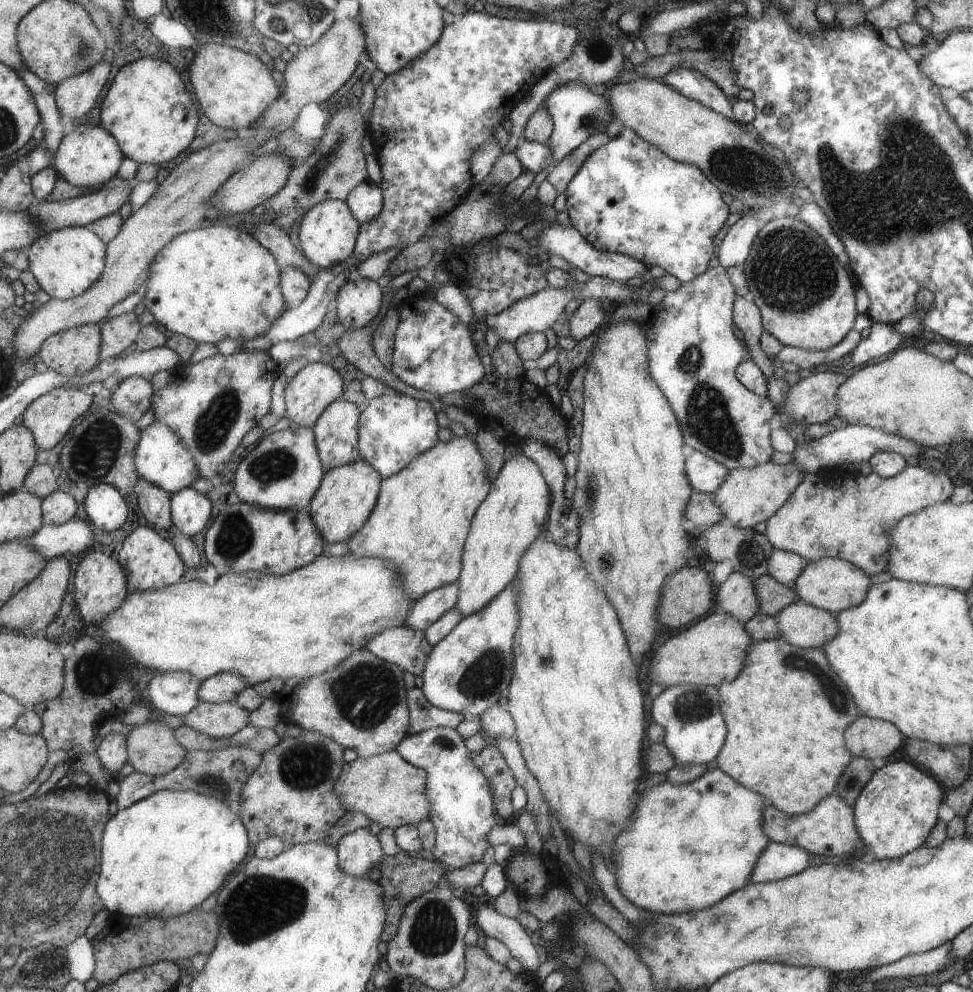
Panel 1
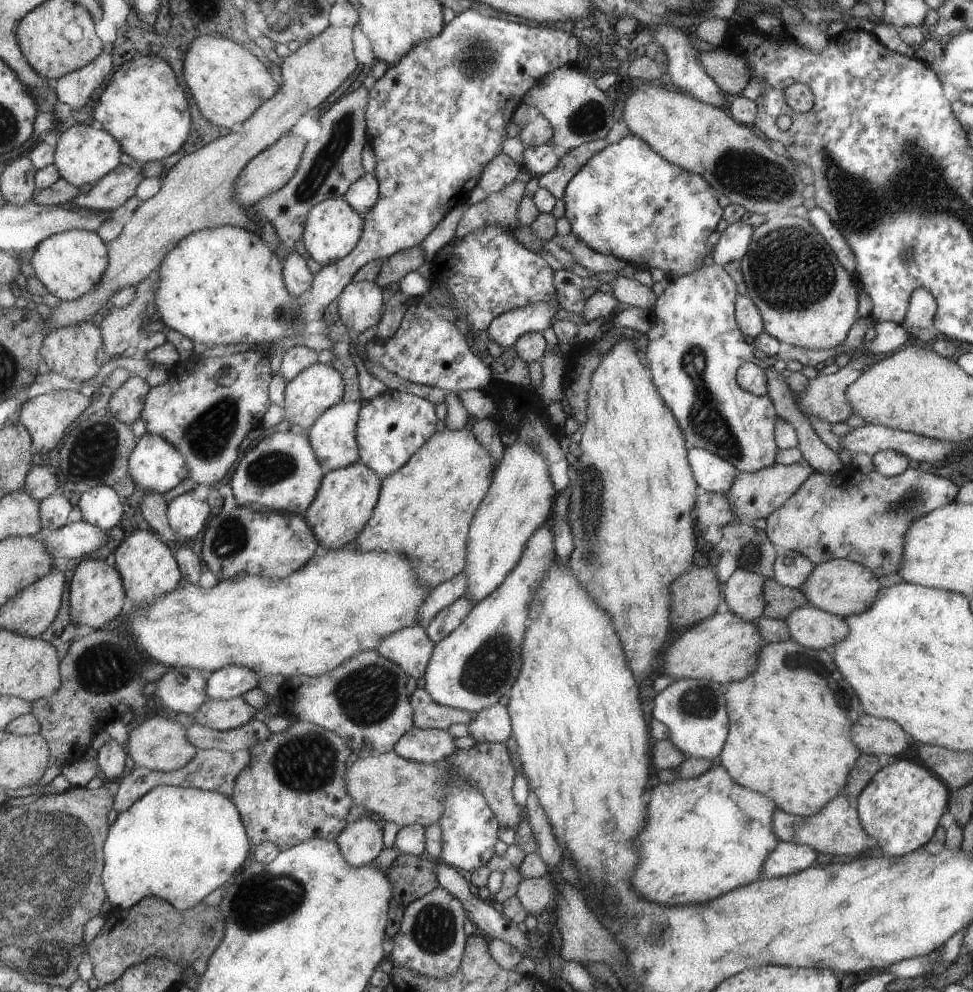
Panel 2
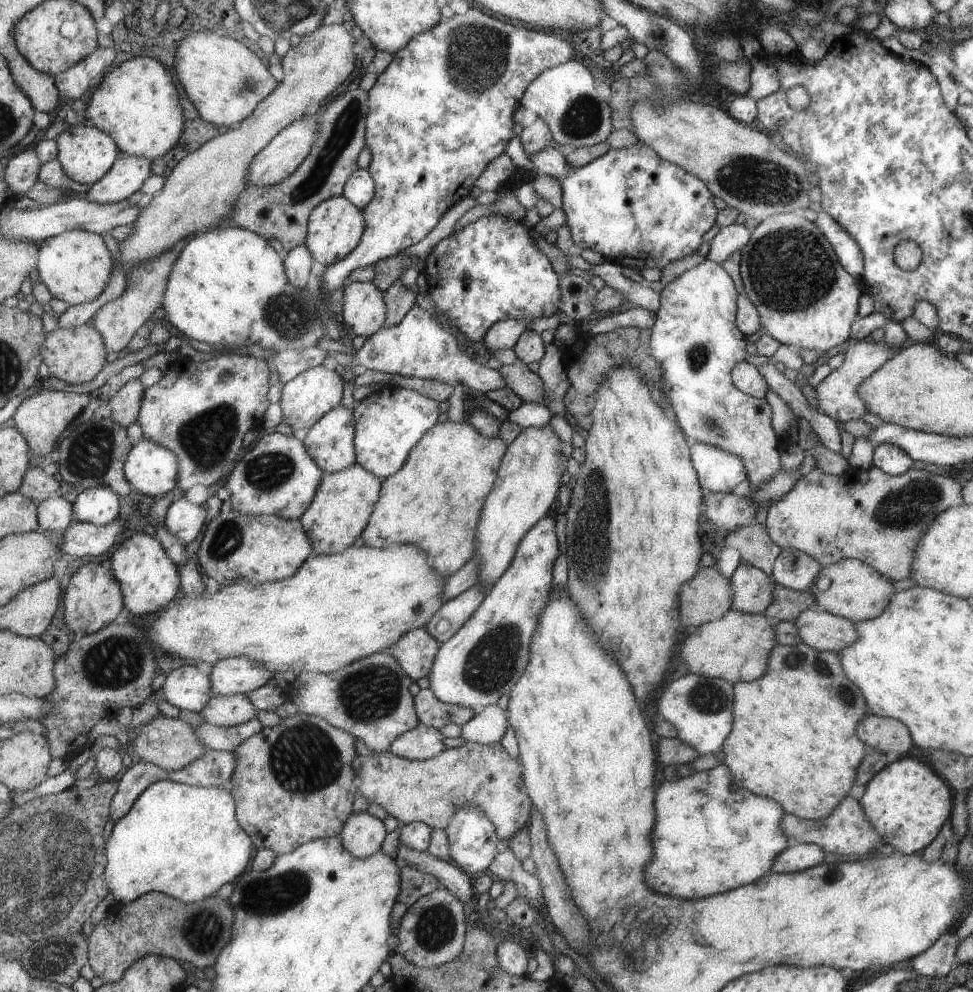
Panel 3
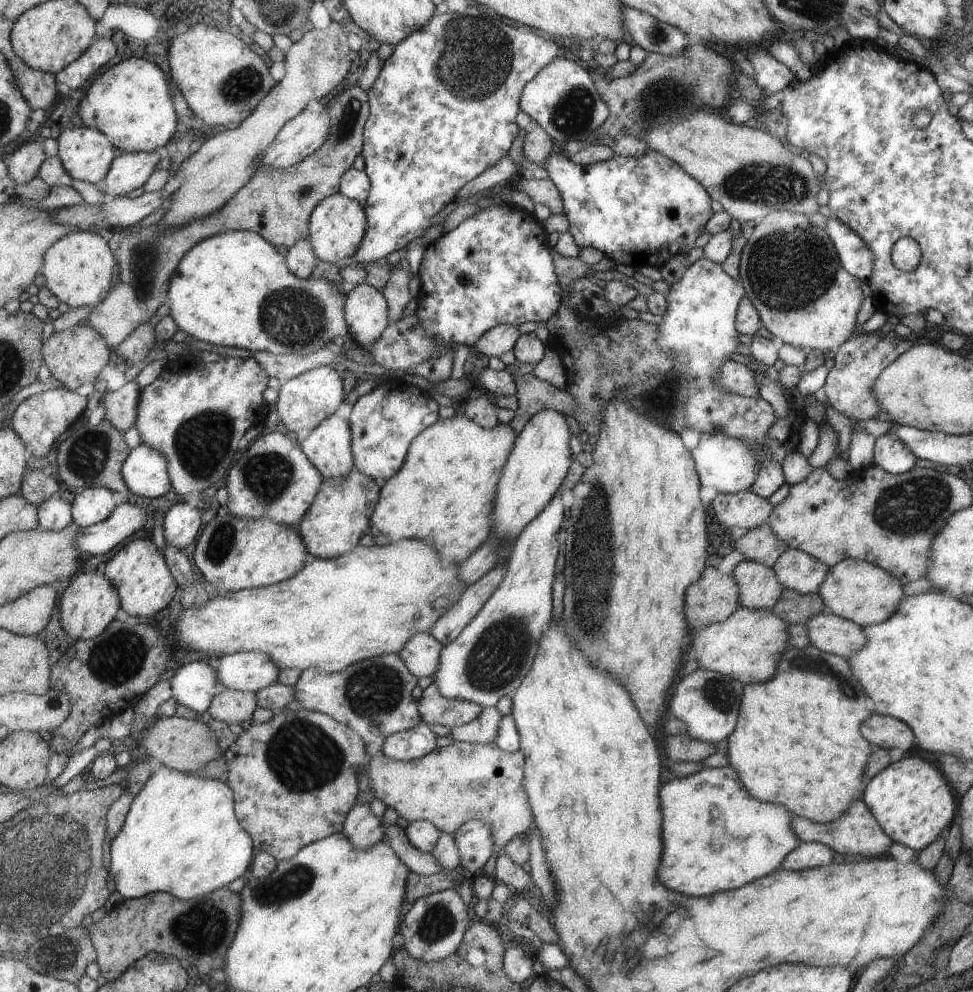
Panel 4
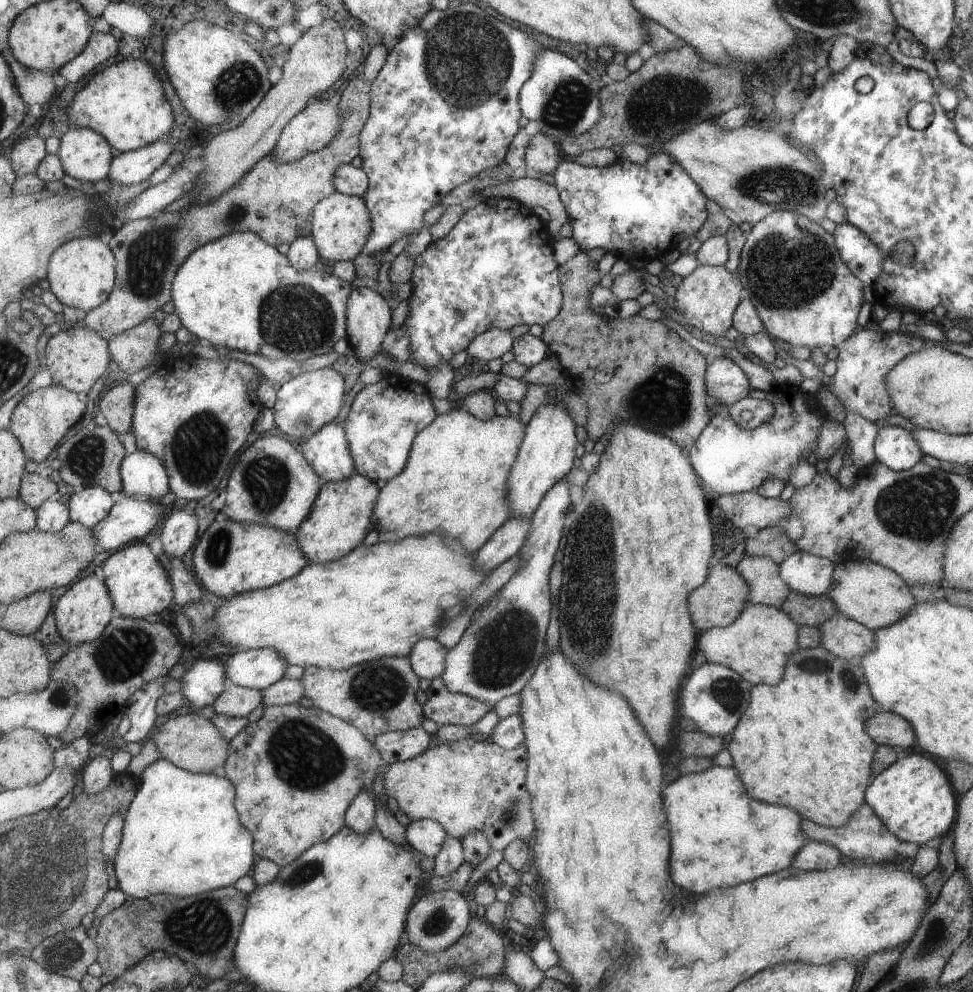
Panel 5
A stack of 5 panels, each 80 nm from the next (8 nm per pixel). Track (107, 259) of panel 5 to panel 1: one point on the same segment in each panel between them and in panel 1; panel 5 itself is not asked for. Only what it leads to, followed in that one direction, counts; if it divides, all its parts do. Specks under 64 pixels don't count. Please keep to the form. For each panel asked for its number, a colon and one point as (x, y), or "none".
1: (67, 261)
2: (71, 263)
3: (76, 265)
4: (79, 268)

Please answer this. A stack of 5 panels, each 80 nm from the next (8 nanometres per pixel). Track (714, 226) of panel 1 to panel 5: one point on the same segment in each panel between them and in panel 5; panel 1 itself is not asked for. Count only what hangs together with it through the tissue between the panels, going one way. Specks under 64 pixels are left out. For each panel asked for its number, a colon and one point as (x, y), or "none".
2: (628, 202)
3: (637, 210)
4: (641, 211)
5: (628, 210)

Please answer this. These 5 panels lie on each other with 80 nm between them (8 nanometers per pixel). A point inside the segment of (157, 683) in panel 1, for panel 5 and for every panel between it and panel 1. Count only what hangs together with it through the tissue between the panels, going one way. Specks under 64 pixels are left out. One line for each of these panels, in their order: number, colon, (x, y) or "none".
2: (183, 689)
3: (187, 687)
4: (195, 685)
5: (205, 681)

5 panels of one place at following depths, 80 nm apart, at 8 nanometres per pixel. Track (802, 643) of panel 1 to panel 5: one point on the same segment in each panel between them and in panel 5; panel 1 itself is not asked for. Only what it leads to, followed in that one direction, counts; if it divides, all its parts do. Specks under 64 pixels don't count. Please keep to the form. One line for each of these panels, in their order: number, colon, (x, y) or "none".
2: (810, 627)
3: (821, 630)
4: (831, 634)
5: (843, 637)

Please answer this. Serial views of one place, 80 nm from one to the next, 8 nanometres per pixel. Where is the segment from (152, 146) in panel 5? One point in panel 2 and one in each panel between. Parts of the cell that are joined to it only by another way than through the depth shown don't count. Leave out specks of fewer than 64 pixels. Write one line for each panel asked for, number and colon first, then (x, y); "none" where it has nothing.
2: (112, 191)
3: (128, 175)
4: (129, 171)

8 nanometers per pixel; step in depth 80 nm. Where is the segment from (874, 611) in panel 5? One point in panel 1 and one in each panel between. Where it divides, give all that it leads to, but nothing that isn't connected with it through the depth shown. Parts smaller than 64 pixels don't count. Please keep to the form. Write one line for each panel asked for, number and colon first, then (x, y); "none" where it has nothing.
1: (834, 585)
2: (851, 589)
3: (856, 591)
4: (856, 590)

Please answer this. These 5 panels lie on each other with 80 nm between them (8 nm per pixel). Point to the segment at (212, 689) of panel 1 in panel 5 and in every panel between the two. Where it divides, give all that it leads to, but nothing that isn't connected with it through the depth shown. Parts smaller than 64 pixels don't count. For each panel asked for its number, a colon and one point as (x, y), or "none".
2: (232, 680)
3: (242, 674)
4: (246, 671)
5: (255, 668)

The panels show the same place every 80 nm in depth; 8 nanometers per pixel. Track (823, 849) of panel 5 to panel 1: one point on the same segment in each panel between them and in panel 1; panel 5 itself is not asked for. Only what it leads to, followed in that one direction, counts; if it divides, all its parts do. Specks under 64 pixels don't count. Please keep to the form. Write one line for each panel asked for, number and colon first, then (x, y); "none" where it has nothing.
1: (778, 860)
2: (786, 858)
3: (796, 857)
4: (806, 855)

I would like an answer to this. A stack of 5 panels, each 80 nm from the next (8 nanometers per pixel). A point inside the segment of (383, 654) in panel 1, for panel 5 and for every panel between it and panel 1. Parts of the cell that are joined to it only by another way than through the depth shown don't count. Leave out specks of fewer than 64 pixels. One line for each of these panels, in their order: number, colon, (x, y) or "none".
2: (410, 647)
3: (415, 650)
4: (420, 653)
5: (426, 656)

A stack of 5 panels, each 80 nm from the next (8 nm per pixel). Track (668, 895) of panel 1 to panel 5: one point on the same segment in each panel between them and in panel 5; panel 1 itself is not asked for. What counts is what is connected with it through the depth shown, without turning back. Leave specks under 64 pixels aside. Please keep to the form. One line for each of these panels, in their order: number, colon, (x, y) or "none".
2: (705, 835)
3: (711, 836)
4: (709, 816)
5: (721, 836)

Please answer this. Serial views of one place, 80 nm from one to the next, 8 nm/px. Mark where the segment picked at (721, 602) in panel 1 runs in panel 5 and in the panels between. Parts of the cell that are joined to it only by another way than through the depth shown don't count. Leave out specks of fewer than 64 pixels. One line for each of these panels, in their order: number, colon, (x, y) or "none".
2: (744, 591)
3: (752, 589)
4: (759, 588)
5: (762, 574)

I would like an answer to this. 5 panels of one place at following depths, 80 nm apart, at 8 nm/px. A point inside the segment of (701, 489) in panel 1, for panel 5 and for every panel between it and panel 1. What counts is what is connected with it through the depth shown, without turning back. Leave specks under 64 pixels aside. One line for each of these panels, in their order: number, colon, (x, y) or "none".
2: (714, 474)
3: (719, 471)
4: (729, 465)
5: (729, 459)

